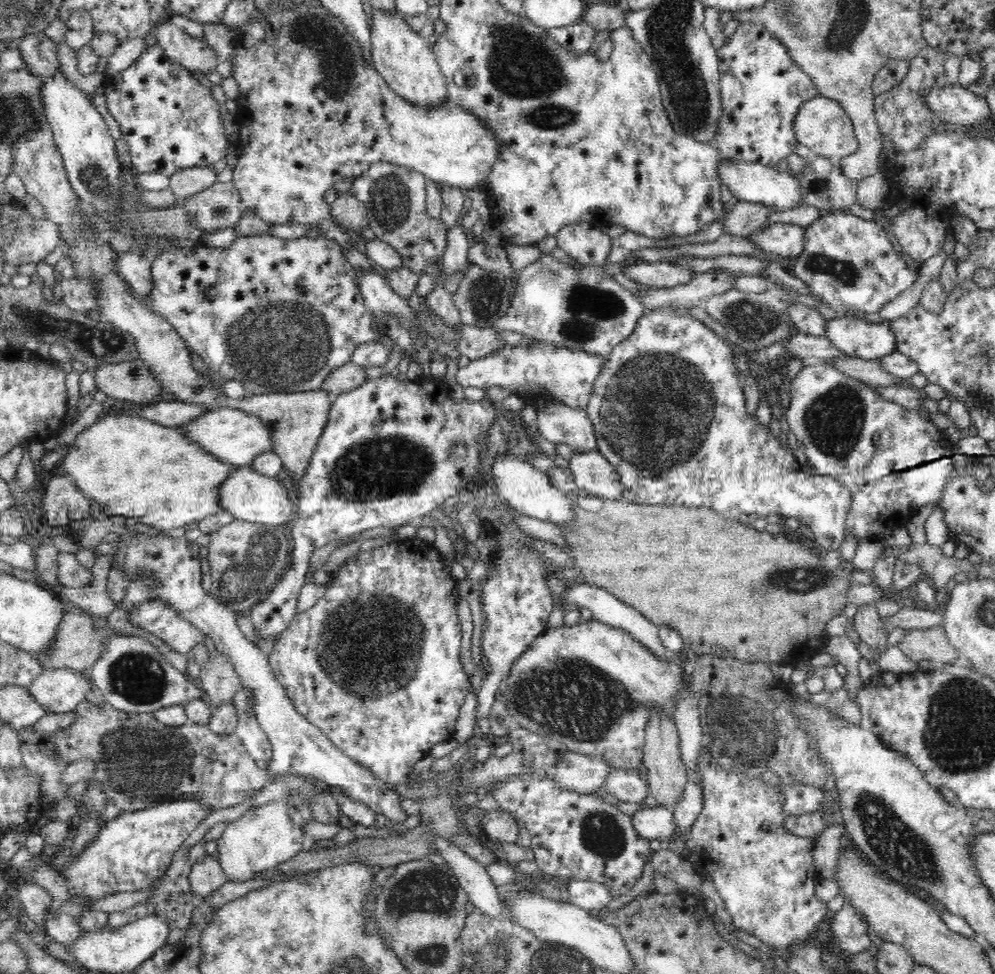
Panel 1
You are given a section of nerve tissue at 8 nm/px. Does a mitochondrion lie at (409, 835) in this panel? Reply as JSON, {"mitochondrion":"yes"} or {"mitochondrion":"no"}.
{"mitochondrion":"no"}

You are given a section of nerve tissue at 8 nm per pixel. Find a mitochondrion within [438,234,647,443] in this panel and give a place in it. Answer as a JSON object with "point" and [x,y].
{"point":[586,307]}

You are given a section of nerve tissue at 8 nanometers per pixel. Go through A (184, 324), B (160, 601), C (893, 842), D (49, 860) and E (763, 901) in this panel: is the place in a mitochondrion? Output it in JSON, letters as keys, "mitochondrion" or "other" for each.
{"A":"other","B":"other","C":"mitochondrion","D":"other","E":"mitochondrion"}

